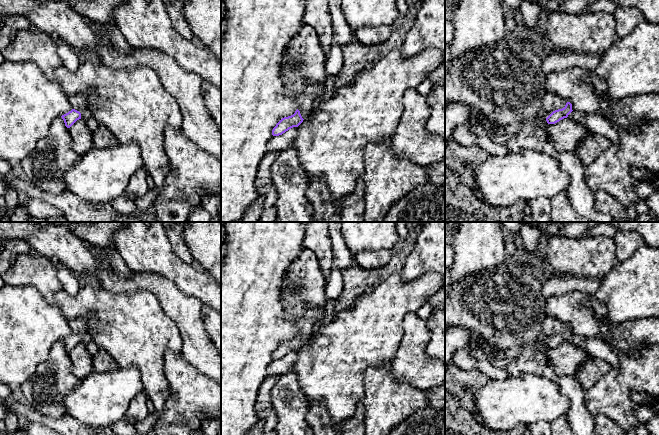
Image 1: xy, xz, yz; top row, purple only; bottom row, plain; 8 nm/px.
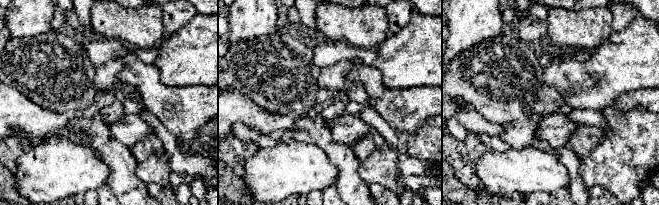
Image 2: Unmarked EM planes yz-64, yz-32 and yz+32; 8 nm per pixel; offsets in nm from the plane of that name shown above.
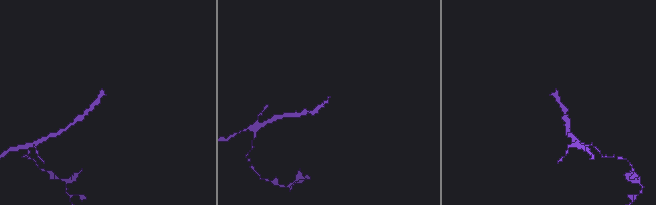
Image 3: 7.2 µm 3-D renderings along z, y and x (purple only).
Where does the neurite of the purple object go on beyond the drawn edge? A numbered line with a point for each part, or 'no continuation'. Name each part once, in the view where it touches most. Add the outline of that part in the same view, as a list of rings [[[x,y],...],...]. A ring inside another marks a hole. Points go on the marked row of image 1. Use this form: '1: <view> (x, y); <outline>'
1: yz (551, 101); [[[548,92],[542,99],[542,106],[538,114],[538,119],[546,118],[555,110],[565,107],[567,101],[553,92]]]

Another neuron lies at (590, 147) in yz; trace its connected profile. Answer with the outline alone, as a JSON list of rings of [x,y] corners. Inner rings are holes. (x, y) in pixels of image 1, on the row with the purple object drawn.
[[[591,133],[580,141],[574,152],[578,155],[582,164],[587,167],[602,152],[606,151],[610,144],[611,142],[604,136]]]

